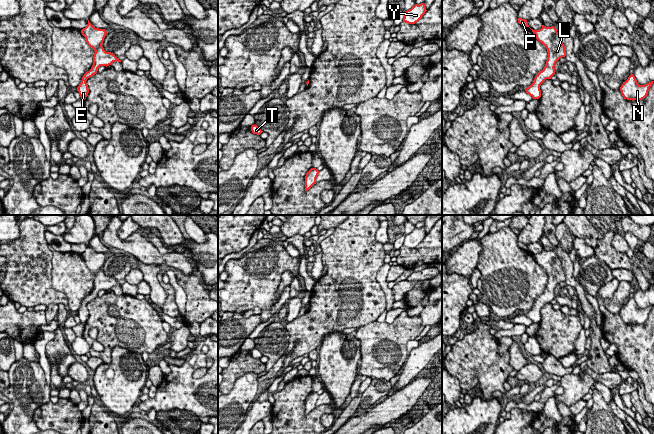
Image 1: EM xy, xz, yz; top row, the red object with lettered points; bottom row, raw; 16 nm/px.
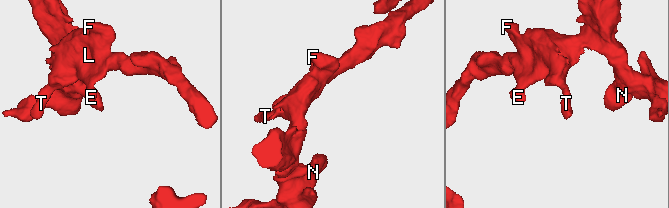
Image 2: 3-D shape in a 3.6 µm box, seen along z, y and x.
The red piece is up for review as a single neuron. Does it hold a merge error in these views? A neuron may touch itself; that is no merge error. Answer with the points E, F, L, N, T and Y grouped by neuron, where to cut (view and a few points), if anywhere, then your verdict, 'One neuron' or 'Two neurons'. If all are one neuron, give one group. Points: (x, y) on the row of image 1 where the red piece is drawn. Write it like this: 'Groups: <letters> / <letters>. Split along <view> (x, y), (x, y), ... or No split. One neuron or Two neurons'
Groups: E F L N T Y. No split. One neuron

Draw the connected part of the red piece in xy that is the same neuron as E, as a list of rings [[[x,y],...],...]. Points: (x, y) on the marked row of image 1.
[[[88,20],[88,24],[81,30],[82,35],[85,37],[89,47],[93,48],[95,53],[93,56],[93,65],[89,71],[87,71],[81,80],[81,83],[77,87],[77,91],[82,100],[85,100],[88,96],[89,89],[86,83],[87,79],[95,75],[100,66],[109,66],[113,62],[121,62],[113,53],[106,52],[102,46],[104,38],[107,34],[105,29],[95,28]]]

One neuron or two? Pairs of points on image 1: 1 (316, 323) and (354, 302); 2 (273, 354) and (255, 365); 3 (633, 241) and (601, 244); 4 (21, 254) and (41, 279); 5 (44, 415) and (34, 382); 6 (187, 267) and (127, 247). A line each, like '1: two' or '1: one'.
1: one
2: two
3: two
4: one
5: two
6: one

